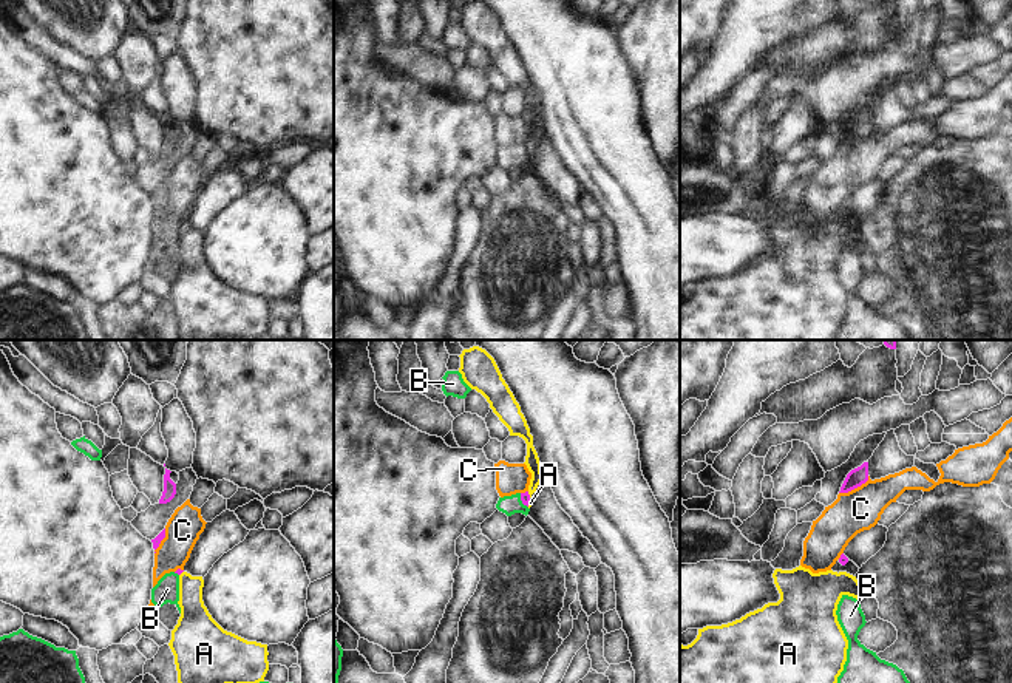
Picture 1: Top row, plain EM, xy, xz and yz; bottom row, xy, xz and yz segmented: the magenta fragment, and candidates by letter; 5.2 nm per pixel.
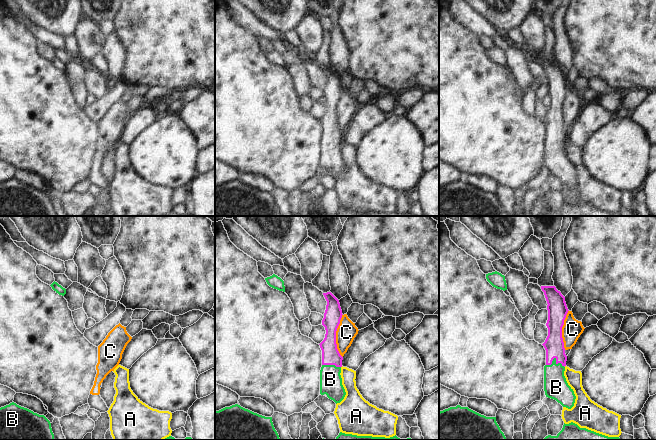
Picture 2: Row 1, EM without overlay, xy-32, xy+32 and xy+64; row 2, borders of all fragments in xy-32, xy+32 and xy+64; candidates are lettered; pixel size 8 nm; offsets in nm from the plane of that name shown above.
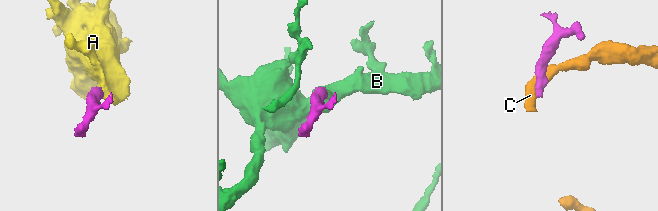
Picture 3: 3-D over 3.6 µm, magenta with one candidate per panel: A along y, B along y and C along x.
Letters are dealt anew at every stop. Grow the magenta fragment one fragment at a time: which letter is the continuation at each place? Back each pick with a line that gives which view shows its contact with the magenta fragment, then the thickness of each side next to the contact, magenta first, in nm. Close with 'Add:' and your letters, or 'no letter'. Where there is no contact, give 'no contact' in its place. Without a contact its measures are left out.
B: xz | 50/100 nm
Add: B

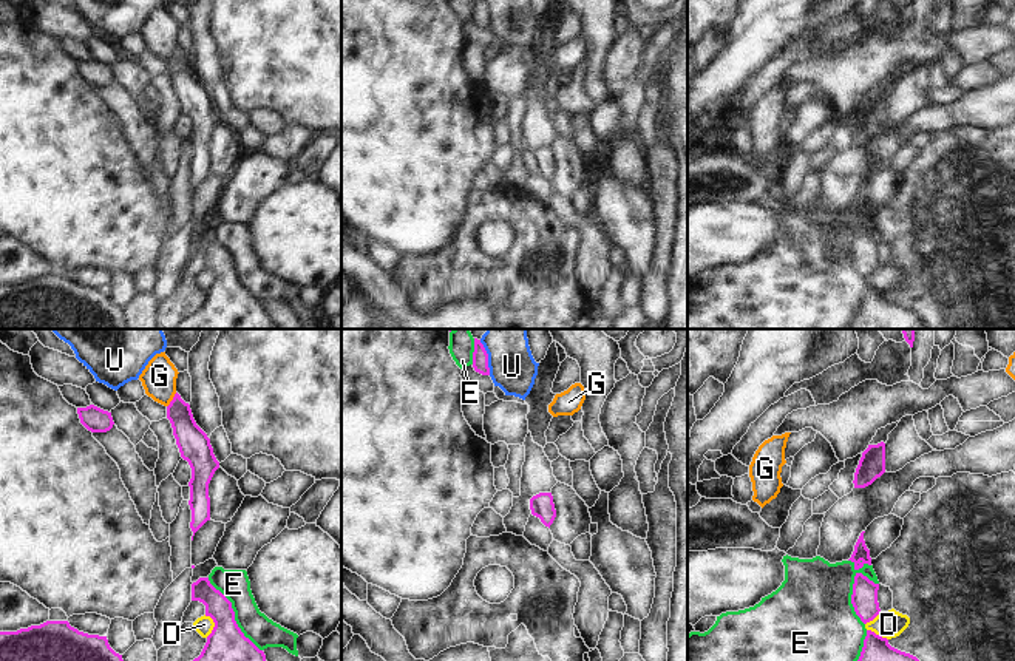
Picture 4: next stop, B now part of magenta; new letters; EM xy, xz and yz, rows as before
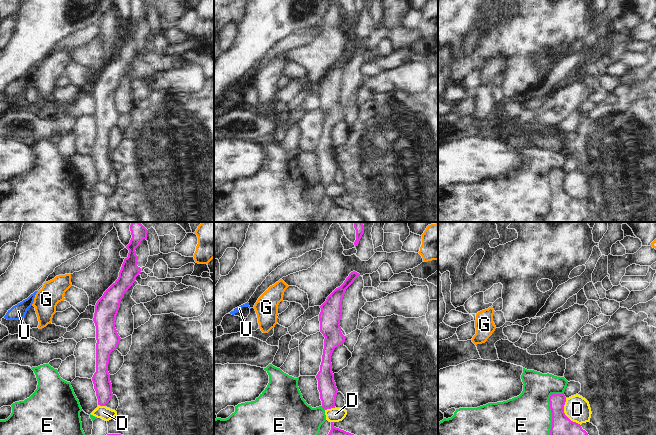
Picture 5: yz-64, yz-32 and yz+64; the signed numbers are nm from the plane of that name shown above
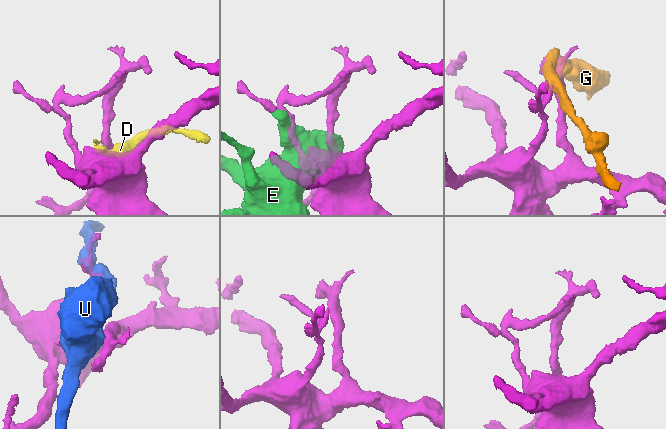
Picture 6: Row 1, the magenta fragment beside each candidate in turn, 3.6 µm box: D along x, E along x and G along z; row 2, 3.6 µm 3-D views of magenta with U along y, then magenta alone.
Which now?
Add: no letter

